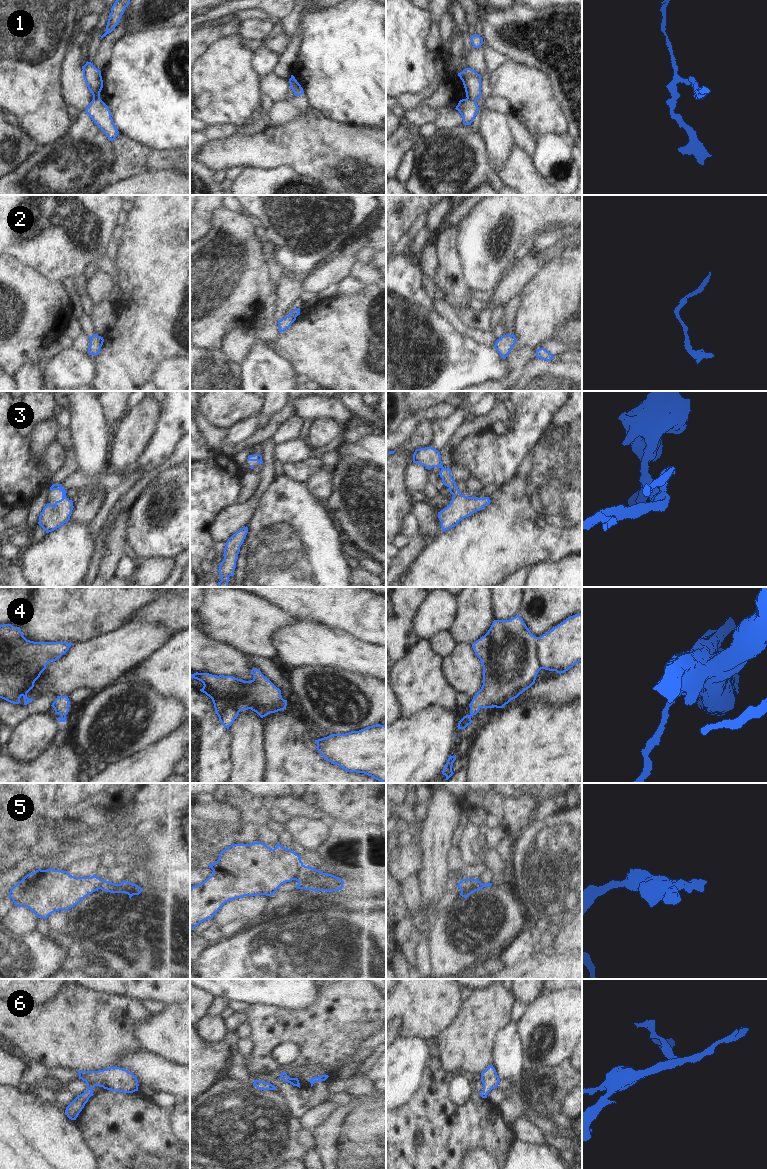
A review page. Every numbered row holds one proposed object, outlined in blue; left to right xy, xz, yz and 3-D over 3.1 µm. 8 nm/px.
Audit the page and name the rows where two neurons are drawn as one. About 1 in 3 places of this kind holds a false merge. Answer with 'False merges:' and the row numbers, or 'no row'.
False merges: 1, 5

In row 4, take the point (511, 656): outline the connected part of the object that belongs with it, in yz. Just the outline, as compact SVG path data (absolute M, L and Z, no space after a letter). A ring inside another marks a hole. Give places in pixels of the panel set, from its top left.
M582 612L568 617L540 637L534 636L523 619L516 615L509 620L494 620L488 632L472 644L483 666L483 685L473 697L470 714L458 723L465 729L472 723L471 717L481 708L503 708L530 688L541 669L561 674L582 661Z

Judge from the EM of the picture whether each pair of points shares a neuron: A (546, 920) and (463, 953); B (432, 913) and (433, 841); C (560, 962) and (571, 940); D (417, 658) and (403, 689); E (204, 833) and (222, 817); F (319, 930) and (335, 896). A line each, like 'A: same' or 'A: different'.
A: different
B: same
C: different
D: same
E: different
F: different

